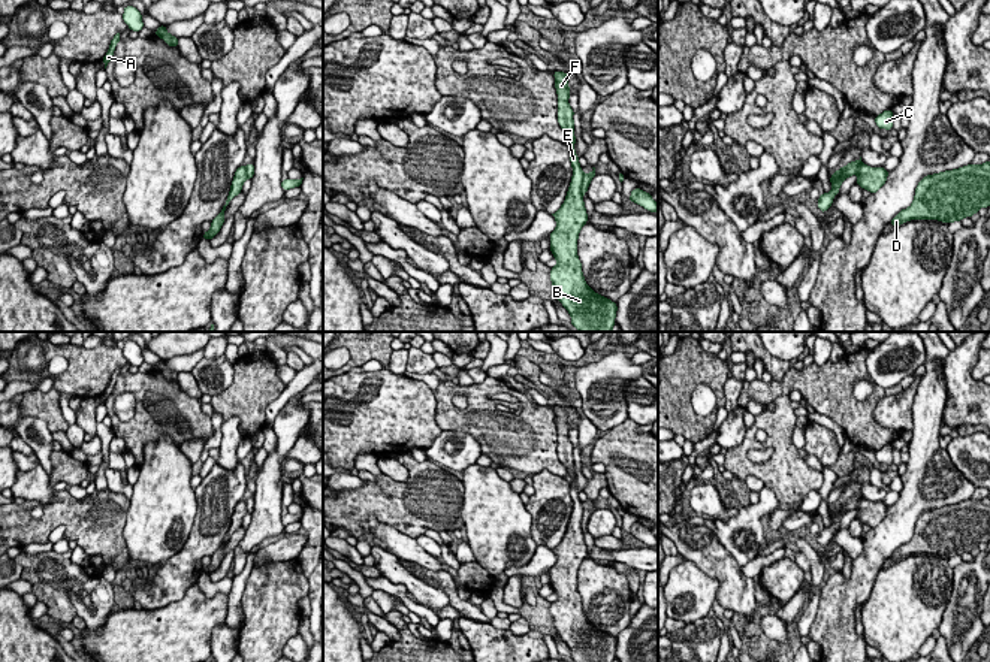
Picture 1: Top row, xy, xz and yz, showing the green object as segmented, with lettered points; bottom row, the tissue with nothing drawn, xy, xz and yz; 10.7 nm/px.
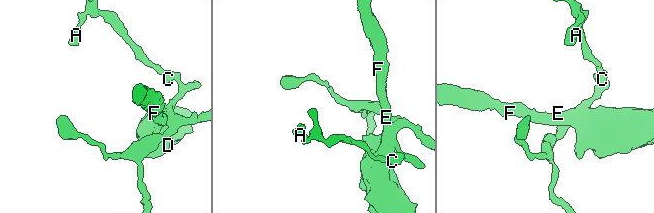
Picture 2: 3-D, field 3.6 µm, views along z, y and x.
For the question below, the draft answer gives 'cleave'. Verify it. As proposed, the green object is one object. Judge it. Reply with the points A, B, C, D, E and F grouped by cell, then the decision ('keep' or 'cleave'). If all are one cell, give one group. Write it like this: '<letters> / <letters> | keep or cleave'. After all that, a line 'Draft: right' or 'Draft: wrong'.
A C / B D E F | cleave
Draft: right

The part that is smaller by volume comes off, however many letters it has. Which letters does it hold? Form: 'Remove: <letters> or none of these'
Remove: A, C

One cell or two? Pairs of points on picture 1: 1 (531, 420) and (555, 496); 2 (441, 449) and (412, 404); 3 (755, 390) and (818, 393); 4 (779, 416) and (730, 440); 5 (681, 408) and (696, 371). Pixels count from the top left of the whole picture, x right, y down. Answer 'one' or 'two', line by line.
1: two
2: two
3: one
4: two
5: one

